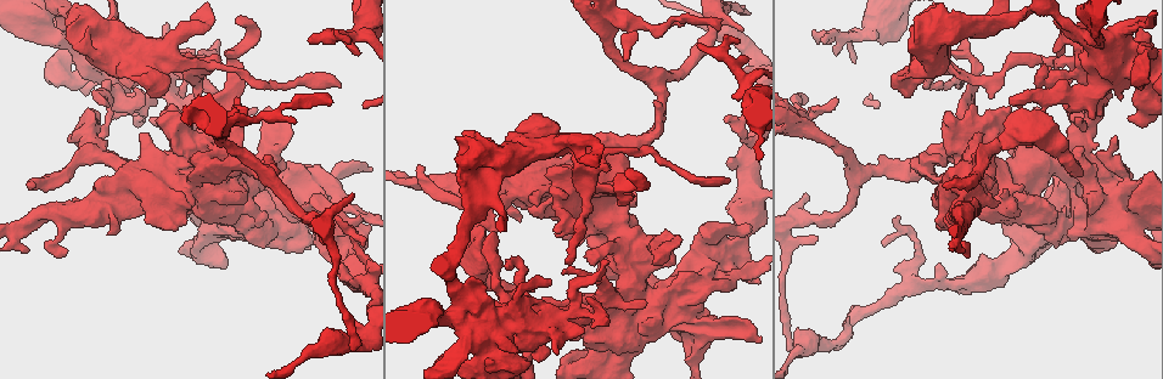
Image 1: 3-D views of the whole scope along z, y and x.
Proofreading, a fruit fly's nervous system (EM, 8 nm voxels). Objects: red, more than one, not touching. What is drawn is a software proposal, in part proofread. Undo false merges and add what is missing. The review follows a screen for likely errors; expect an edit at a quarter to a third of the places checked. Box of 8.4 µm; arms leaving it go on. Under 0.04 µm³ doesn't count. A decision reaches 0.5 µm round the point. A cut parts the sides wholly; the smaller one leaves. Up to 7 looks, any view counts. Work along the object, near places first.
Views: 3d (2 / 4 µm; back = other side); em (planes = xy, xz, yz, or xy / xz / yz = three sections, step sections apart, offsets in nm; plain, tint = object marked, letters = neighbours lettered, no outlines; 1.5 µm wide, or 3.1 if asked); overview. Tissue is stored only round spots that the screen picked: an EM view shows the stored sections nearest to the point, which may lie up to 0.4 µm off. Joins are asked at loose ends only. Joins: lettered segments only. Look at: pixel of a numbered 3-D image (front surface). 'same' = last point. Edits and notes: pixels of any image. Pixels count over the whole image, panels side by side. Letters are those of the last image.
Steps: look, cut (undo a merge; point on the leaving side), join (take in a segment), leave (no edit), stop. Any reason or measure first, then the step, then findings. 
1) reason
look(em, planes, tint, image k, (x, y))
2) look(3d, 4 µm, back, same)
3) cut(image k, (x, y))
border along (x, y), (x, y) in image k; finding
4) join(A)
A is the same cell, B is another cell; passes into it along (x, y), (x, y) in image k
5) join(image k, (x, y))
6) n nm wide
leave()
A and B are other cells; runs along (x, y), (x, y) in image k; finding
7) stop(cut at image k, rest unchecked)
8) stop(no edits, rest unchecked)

branch stops here
look(3d, 2 µm, image 1, (26, 185))

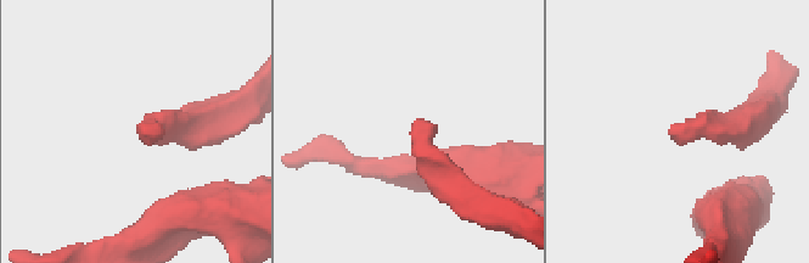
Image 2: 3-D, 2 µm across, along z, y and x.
shape alone is not enough
look(em, planes, letters, image 2, (673, 129))

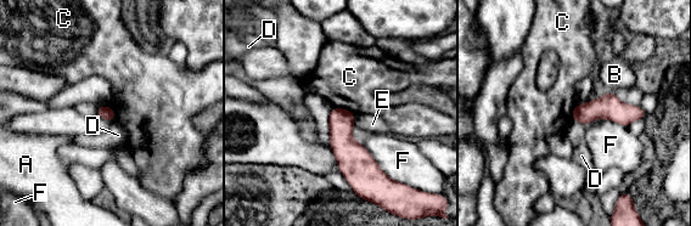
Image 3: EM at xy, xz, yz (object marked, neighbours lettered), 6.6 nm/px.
leave()
A, B, C, D, E and F are other cells; runs along (642, 116), (586, 112), (574, 118) in image 3; none of them fits

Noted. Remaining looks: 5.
abrupt turn
look(3d, 4 µm, image 1, (107, 126))

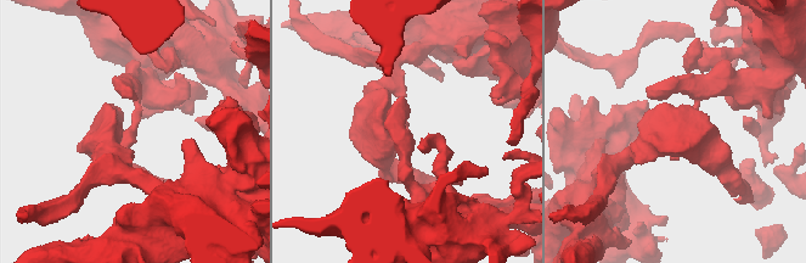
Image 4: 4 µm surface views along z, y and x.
3 arms; arms of 200, 240, 320 nm
look(em, planes, letters, image 4, (408, 129))

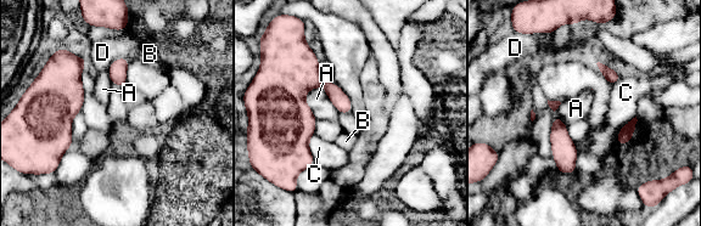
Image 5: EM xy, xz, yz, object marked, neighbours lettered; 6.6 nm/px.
110 nm wide; A touches over 260 nm
leave()
A, B, C and D are other cells; one cell here

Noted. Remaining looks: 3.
look(em, 3.1 µm, xy, step 16, letters, image 1, (464, 319))

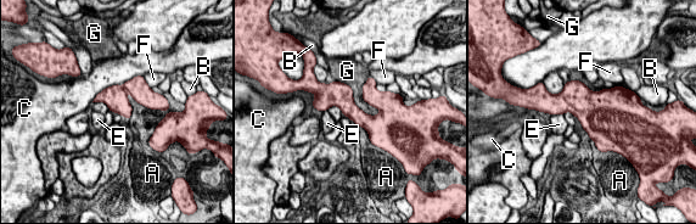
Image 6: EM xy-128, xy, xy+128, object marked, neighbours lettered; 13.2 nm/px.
look(em, 3.1 µm, planes, letters, same)

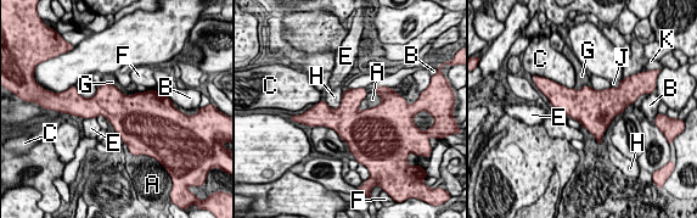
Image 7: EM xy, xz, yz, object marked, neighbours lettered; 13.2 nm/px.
leave()
A, B, C, E, F, G, H, J and K are other cells; border along (380, 94), (378, 104), (357, 110) in image 7; all the same cell

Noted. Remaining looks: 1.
stop(no edits, rest unchecked)

